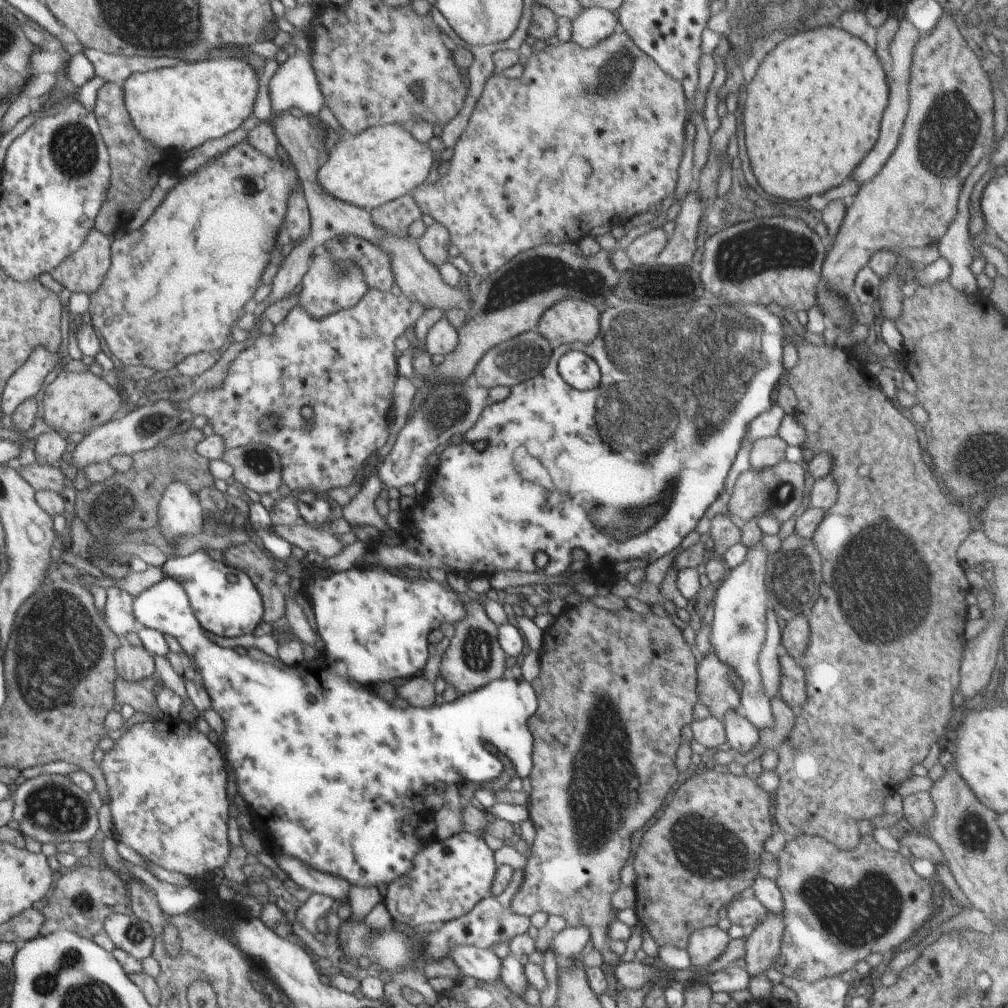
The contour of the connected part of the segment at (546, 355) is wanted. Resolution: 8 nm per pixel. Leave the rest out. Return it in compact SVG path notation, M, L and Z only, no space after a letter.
M536 326L534 330L522 332L506 342L490 348L474 369L474 378L480 388L492 389L498 386L512 388L528 378L537 376L546 368L553 353L553 347Z

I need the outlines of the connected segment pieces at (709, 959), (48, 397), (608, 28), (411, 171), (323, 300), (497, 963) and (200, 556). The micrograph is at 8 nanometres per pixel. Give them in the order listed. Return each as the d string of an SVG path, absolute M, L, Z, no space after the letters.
M718 926L704 927L690 935L687 952L694 968L706 969L726 950L731 938Z
M62 370L49 379L42 392L44 420L56 432L86 432L107 423L121 406L121 398L102 377L88 372Z
M593 8L580 13L572 21L571 40L589 49L619 30L619 18L613 12Z
M389 124L367 128L355 137L345 135L326 160L318 171L318 180L325 191L344 202L371 210L412 194L426 182L434 164L434 153L428 144L412 137L408 126Z
M326 250L318 255L312 264L309 266L308 271L301 280L299 298L297 304L306 311L306 314L319 321L321 318L352 308L367 293L370 288L363 281L363 273L357 265L346 264L333 265L332 250Z
M459 945L449 952L450 960L454 960L461 973L466 977L474 977L482 984L496 983L501 978L501 959L488 949L479 949L469 945Z
M205 550L177 559L167 559L161 570L165 577L179 580L189 598L189 603L202 625L208 632L224 638L236 638L252 634L265 615L264 602L253 580L242 571L229 567L222 560L215 562L206 556Z

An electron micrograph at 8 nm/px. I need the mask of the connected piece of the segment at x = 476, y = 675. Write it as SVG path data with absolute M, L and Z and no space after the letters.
M471 595L470 602L465 604L465 615L461 622L454 624L455 634L451 637L441 662L439 674L444 678L447 687L454 688L458 697L472 694L504 675L506 655L498 644L497 626L489 620L484 603Z

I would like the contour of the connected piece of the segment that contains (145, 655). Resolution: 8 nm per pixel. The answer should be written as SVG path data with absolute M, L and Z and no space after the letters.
M122 642L122 646L116 650L114 655L115 674L119 674L129 683L146 680L156 674L152 657L153 655L144 648L135 648L127 642Z

